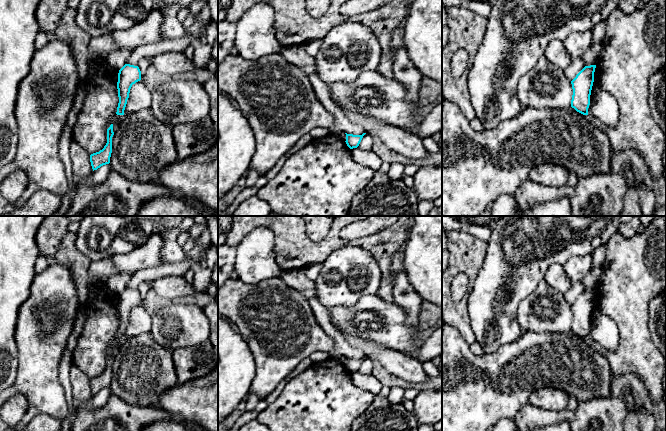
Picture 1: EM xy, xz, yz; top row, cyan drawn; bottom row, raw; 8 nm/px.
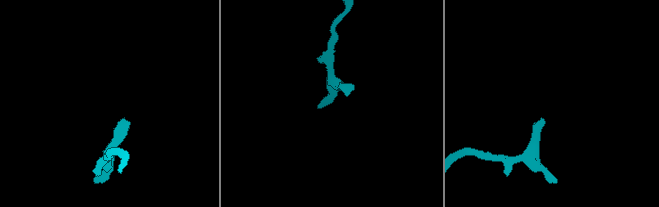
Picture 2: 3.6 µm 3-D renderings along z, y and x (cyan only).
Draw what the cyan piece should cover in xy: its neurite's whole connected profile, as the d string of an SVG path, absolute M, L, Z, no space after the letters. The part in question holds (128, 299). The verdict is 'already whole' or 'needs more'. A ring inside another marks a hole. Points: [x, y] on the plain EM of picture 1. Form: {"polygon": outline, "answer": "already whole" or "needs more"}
{"polygon": "M125 288L118 297L118 321L117 339L124 339L124 334L133 308L141 304L141 295L138 290Z", "answer": "already whole"}

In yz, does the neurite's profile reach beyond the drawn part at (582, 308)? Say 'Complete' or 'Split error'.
Complete

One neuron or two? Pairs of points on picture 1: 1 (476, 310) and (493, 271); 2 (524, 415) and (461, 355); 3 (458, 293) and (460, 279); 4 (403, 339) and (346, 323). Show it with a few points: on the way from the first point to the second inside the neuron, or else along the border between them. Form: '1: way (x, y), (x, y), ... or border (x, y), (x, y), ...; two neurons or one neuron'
1: way (486, 300), (492, 294), (493, 281); one neuron
2: border (528, 402), (518, 411), (513, 419); two neurons
3: way (458, 290), (460, 282); one neuron
4: way (389, 329), (382, 324), (360, 323); one neuron

